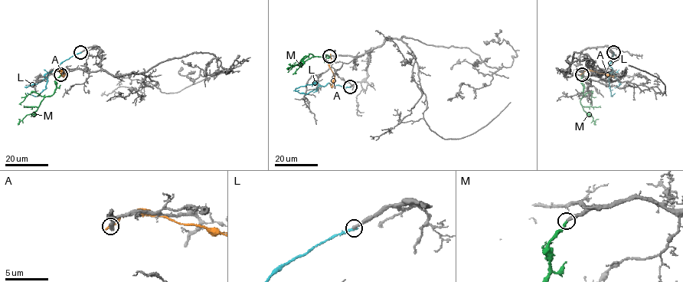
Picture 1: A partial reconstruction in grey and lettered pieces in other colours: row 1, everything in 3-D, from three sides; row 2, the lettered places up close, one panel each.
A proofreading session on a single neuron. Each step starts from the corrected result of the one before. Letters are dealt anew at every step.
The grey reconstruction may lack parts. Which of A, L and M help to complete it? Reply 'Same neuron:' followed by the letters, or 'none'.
Same neuron: M

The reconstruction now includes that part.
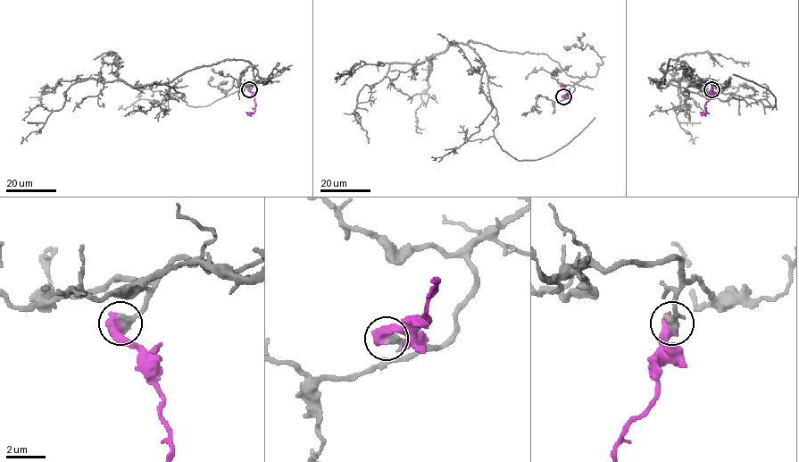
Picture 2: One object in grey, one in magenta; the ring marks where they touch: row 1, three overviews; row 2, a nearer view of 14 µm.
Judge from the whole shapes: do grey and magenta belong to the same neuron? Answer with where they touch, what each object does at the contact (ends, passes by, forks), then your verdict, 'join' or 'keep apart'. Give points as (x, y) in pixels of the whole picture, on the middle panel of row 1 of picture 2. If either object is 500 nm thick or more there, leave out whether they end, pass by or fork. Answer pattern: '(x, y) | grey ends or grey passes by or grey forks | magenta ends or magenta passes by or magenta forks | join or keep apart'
(563, 96) | join

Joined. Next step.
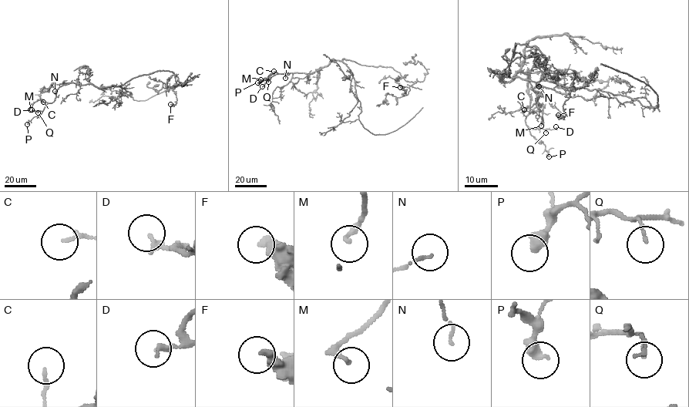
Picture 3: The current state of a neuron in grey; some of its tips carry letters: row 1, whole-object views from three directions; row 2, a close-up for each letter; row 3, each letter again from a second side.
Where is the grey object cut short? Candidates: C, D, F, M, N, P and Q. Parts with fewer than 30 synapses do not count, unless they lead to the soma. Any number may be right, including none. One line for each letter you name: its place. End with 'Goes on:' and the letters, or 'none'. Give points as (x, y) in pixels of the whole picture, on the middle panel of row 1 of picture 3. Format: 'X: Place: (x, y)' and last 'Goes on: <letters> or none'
Goes on: none

